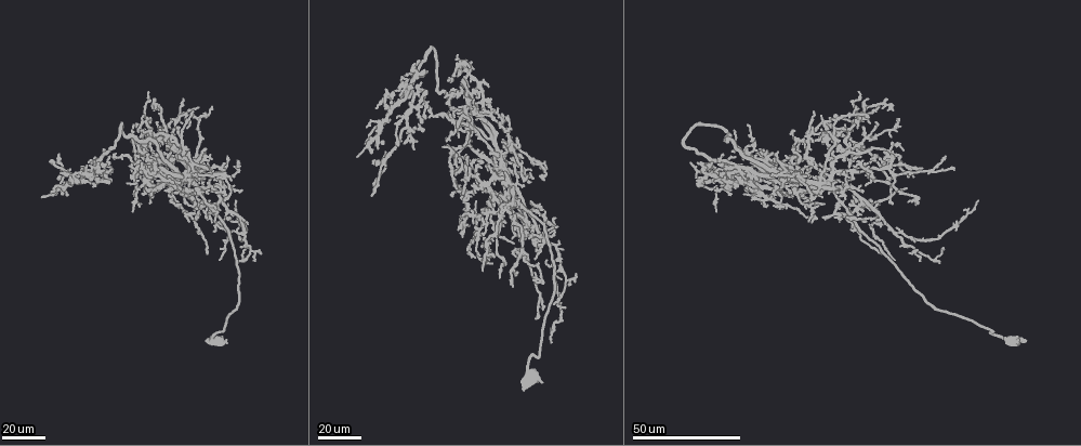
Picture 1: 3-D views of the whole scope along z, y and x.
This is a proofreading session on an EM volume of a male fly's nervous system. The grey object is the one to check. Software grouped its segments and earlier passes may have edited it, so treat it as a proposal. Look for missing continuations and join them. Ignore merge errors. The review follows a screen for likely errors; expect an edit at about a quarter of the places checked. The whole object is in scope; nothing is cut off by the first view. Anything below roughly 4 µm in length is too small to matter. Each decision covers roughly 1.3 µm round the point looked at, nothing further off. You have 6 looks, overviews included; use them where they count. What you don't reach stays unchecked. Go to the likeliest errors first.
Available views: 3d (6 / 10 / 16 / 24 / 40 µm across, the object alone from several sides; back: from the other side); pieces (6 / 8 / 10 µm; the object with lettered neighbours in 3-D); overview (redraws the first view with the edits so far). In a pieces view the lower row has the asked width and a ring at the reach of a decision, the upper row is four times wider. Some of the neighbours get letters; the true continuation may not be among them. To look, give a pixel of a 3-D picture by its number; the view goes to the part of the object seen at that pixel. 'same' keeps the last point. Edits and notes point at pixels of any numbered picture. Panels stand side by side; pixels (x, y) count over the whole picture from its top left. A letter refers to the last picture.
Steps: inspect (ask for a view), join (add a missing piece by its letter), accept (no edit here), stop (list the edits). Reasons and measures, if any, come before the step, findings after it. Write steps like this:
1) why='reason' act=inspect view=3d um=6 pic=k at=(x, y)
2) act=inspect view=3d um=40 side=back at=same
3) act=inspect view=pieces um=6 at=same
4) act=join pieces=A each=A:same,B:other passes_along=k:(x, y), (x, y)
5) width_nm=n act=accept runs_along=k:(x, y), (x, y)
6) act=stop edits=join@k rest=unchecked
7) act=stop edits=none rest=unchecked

why='thin end' act=inspect view=3d um=24 pic=1 at=(876, 221)

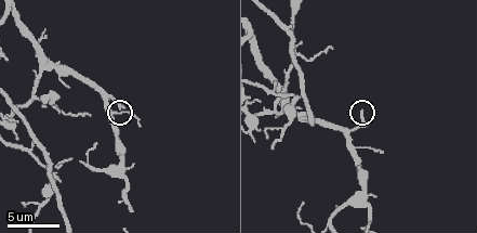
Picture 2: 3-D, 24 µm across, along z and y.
act=inspect view=pieces um=6 pic=2 at=(119, 107)

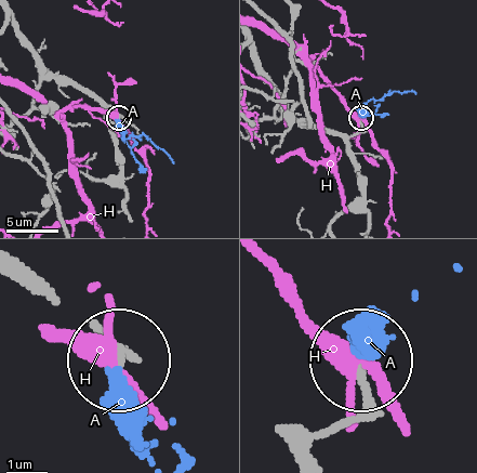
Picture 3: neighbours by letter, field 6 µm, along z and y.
act=join pieces=A each=A:same,H:other passes_along=3:(348, 135), (360, 130), (361, 109), (371, 101), (415, 94) found='it goes on there'

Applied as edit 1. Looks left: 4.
why='an open end' act=inspect view=3d um=40 pic=1 at=(240, 247)

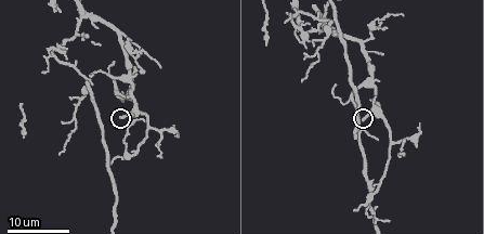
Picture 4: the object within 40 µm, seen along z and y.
why='what lies round it' act=inspect view=pieces um=6 pic=4 at=(365, 117)

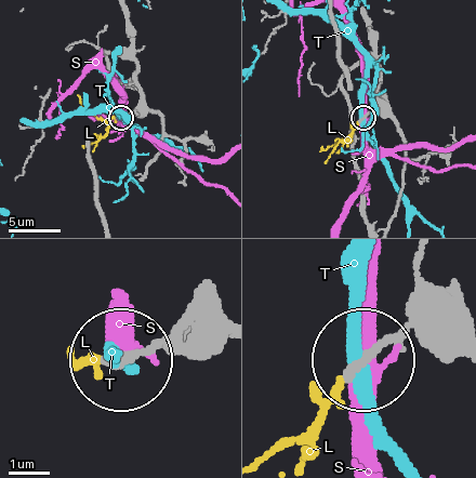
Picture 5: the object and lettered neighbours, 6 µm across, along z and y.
width_nm=210 act=join pieces=L each=L:same,S:other,T:other passes_along=5:(140, 98), (132, 111), (111, 119), (96, 141), (83, 147) found='it goes on there'

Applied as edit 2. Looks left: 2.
why='thin end' act=inspect view=3d um=40 pic=1 at=(904, 187)

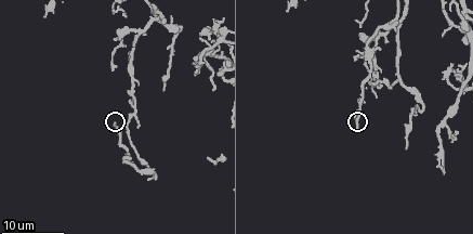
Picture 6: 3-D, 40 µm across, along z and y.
act=inspect view=pieces um=6 pic=6 at=(115, 121)

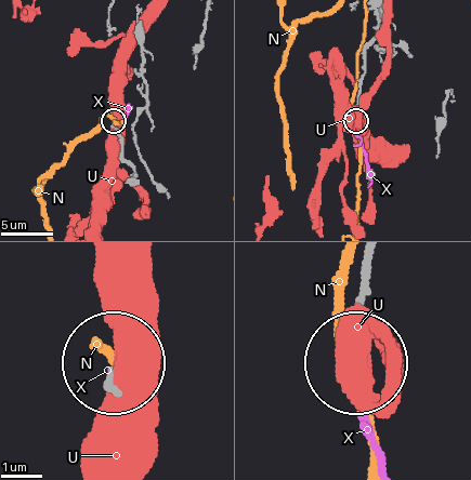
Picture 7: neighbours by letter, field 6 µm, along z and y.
act=join pieces=X each=N:other,U:other,X:same found='it goes on there'

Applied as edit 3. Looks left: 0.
act=stop edits=join@3,join@5,join@7 rest=unchecked

